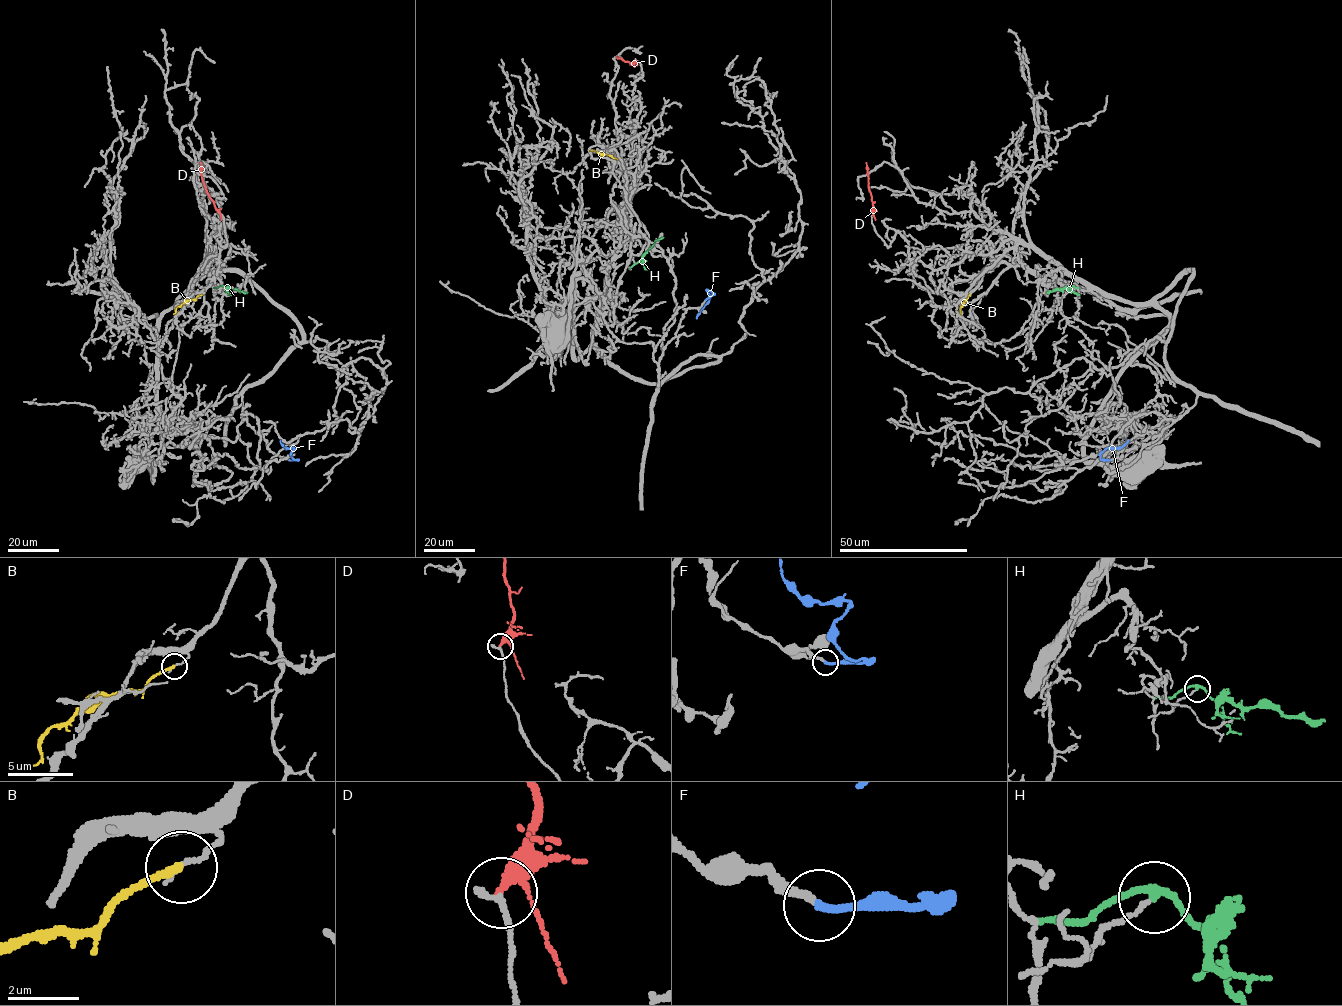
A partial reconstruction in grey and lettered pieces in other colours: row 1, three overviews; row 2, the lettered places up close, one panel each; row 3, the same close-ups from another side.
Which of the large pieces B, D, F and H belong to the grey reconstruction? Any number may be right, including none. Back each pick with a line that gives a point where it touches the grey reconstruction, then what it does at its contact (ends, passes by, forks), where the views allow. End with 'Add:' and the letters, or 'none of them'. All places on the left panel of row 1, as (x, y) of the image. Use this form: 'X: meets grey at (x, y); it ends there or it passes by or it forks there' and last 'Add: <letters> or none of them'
F: meets grey at (289, 460); it ends there
Add: F

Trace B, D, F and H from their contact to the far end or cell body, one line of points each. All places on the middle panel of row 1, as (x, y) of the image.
B: (617, 159), (589, 151)
D: (636, 61), (630, 63), (616, 56)
F: (705, 300), (713, 293), (709, 290), (710, 299), (696, 318)
H: (638, 262), (663, 237)

